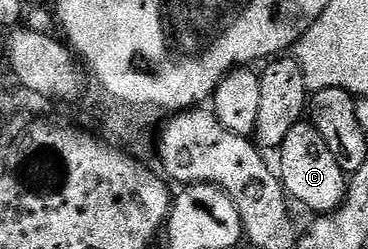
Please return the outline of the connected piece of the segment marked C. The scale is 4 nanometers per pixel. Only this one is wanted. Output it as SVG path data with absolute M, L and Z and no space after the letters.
M299 121L295 124L295 128L291 128L291 132L287 132L287 140L283 140L283 144L279 147L280 154L281 166L279 165L279 177L285 186L286 195L294 203L302 202L307 209L314 210L314 215L317 216L331 214L340 206L345 198L347 175L344 170L339 168L335 156L331 156L331 148L327 148L327 140L323 140L323 136L315 129L312 121Z

